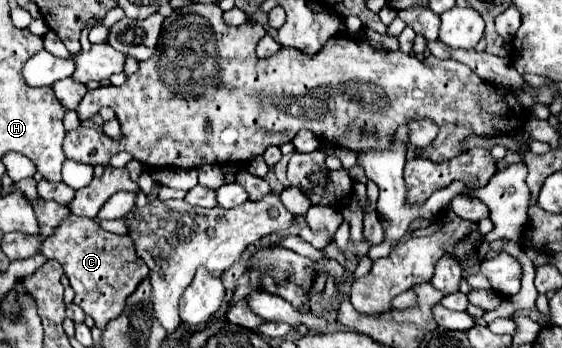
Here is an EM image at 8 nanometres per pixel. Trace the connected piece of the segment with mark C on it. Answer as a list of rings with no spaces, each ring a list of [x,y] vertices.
[[[74,214],[44,240],[42,254],[62,264],[74,290],[74,302],[84,310],[84,314],[94,318],[94,324],[100,330],[124,312],[126,298],[136,290],[138,282],[148,276],[148,266],[136,256],[134,242],[128,234],[110,234],[102,230],[98,222]]]

